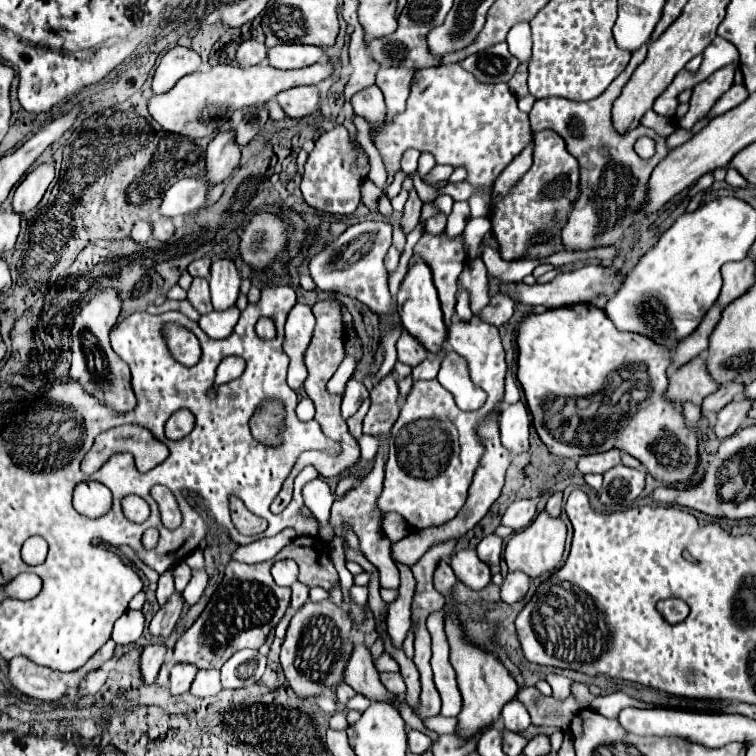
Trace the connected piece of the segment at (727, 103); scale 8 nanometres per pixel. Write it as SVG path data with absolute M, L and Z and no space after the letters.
M733 84L733 86L715 102L715 106L711 108L709 116L715 118L715 116L719 116L719 114L723 114L723 112L727 112L727 110L731 110L731 108L735 108L735 106L741 104L747 96L749 96L749 92L745 90L743 84Z

